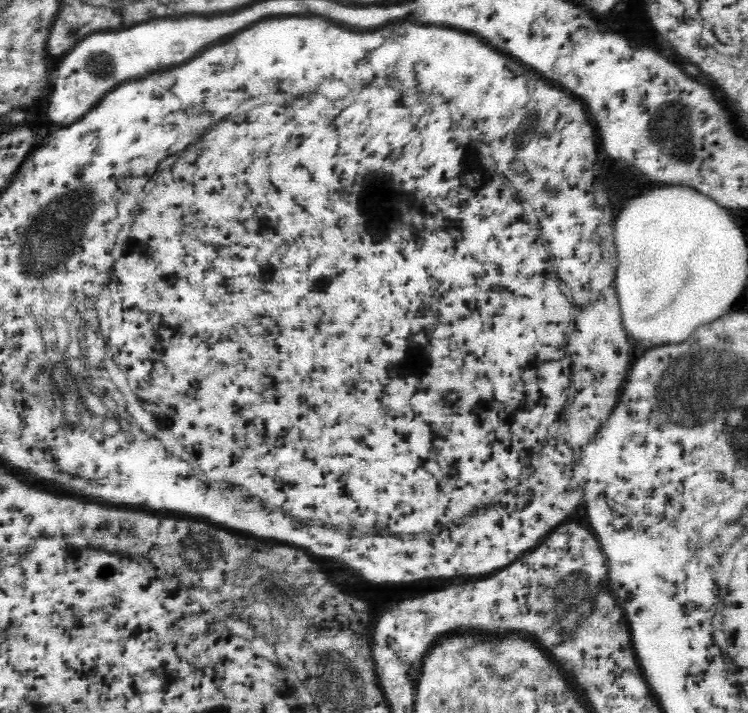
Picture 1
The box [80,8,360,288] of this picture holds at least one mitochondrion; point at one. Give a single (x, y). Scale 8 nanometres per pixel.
(98, 65)

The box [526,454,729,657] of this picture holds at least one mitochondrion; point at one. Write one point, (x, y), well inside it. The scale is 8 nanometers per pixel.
(576, 604)

